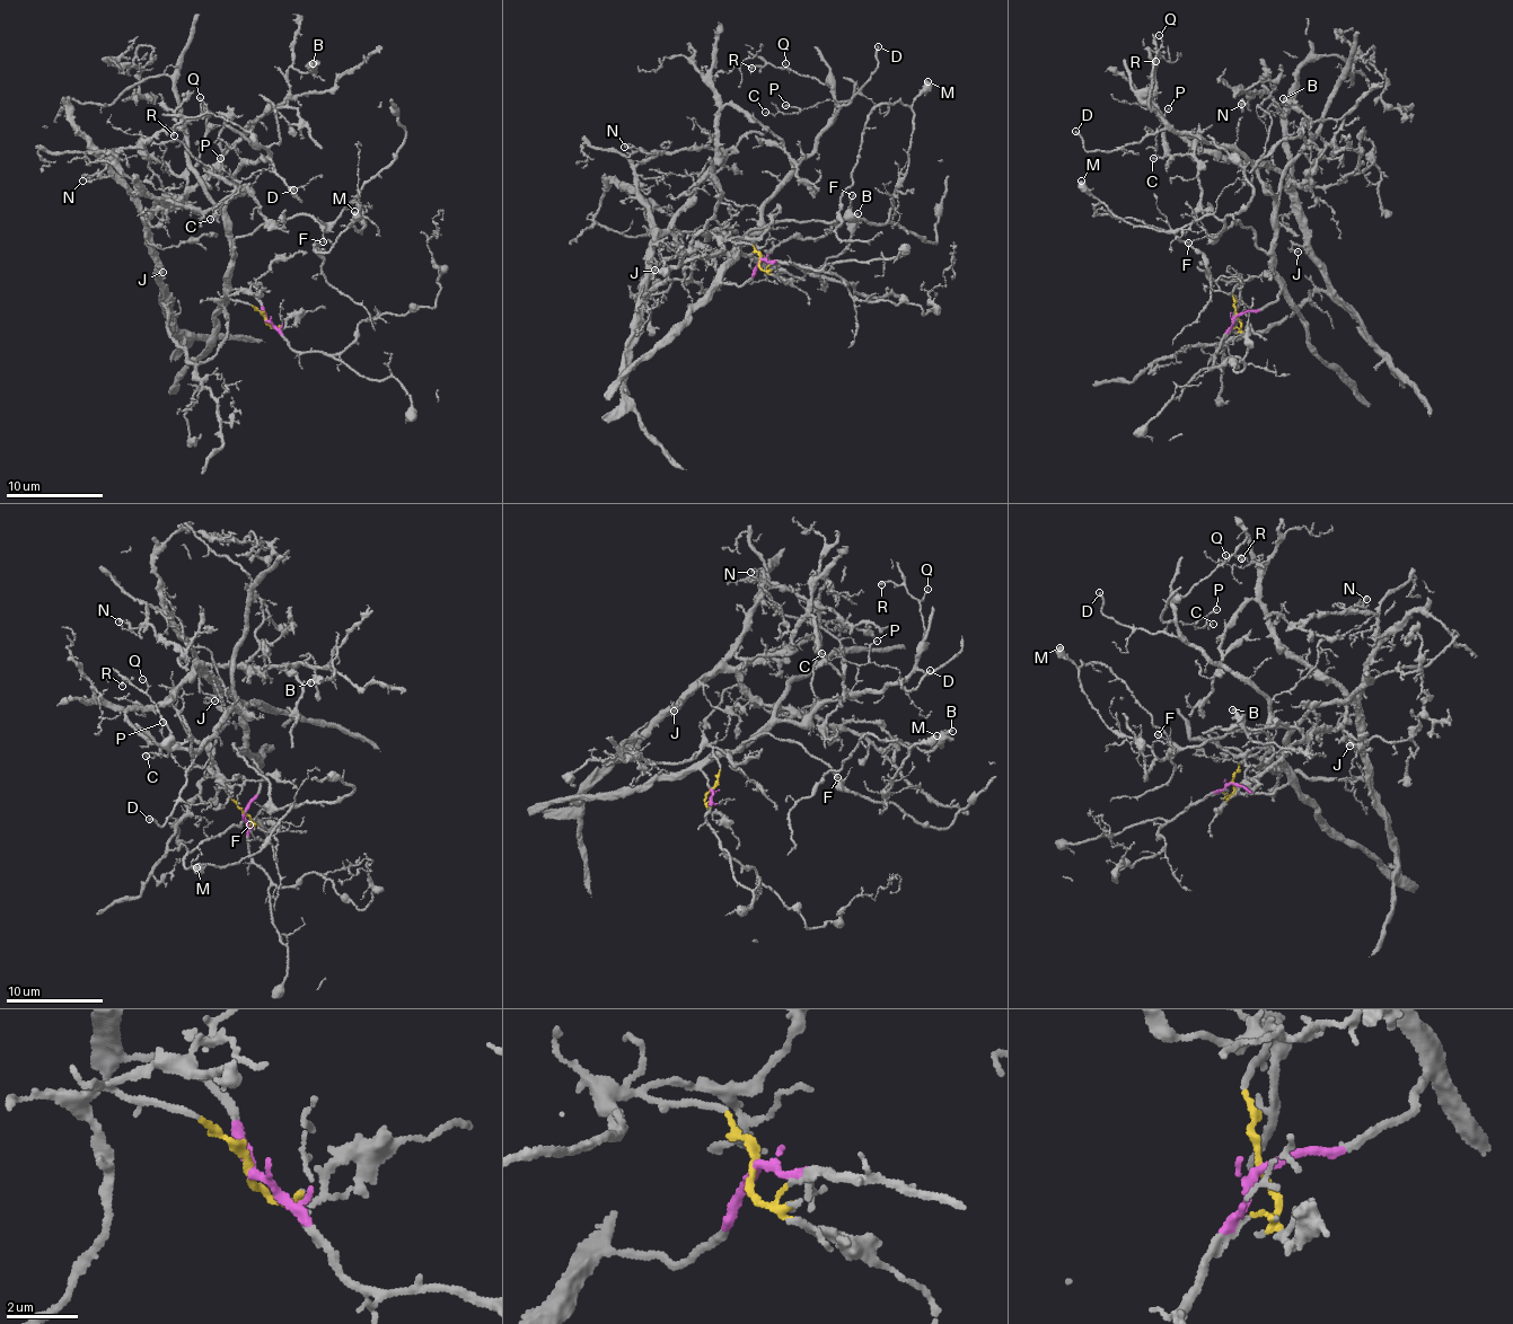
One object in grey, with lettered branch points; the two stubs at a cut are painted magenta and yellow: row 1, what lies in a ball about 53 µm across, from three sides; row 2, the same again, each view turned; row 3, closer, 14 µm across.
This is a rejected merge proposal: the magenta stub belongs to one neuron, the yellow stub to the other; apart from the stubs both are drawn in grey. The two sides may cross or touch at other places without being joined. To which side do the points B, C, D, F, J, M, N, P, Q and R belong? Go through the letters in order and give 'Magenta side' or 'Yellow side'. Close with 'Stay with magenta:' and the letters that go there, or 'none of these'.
B: Yellow side
C: Magenta side
D: Magenta side
F: Magenta side
J: Yellow side
M: Magenta side
N: Yellow side
P: Magenta side
Q: Magenta side
R: Magenta side
Stay with magenta: C, D, F, M, P, Q, R

